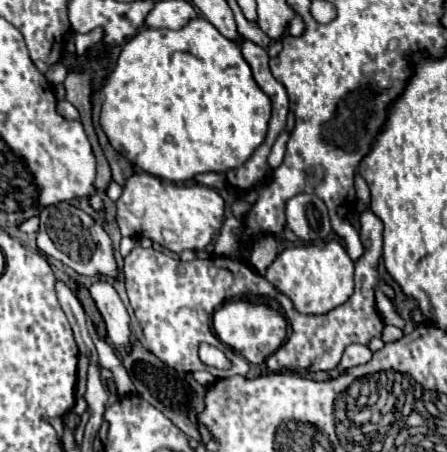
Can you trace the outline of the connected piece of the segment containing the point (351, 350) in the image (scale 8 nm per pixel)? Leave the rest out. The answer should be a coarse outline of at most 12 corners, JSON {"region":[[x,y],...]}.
{"region":[[348,345],[340,365],[344,369],[368,363],[372,351],[366,345]]}

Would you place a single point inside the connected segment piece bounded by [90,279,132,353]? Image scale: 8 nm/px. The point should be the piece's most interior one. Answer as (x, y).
(111, 308)

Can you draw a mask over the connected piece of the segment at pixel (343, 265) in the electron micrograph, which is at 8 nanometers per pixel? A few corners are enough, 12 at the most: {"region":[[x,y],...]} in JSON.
{"region":[[338,241],[286,247],[266,279],[298,313],[352,295],[354,261]]}

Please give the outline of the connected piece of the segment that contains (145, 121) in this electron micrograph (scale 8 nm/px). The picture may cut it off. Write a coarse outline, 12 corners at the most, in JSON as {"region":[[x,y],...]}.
{"region":[[208,19],[142,29],[100,123],[142,171],[240,167],[270,99]]}

